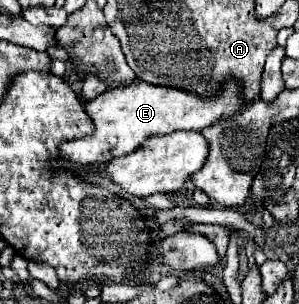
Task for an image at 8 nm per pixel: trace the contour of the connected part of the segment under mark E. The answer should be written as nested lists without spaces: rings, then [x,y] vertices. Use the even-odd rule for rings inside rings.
[[[227,79],[223,83],[221,93],[211,99],[193,95],[189,91],[159,87],[143,81],[135,81],[127,87],[105,91],[103,95],[85,103],[85,111],[95,125],[93,133],[73,139],[69,143],[61,143],[59,155],[63,161],[69,161],[69,163],[97,165],[97,163],[107,163],[115,157],[127,155],[127,151],[135,151],[151,135],[167,135],[179,129],[199,131],[203,127],[213,125],[221,117],[229,117],[237,113],[237,109],[243,105],[239,91],[241,91],[241,85],[233,79]]]

